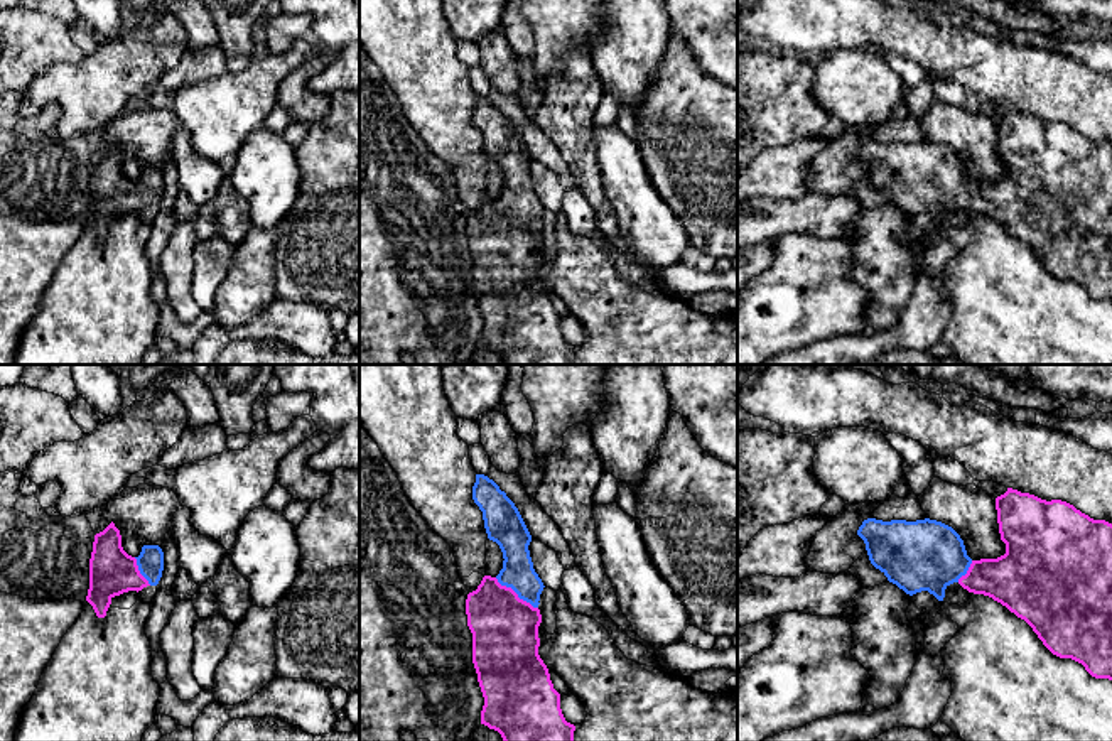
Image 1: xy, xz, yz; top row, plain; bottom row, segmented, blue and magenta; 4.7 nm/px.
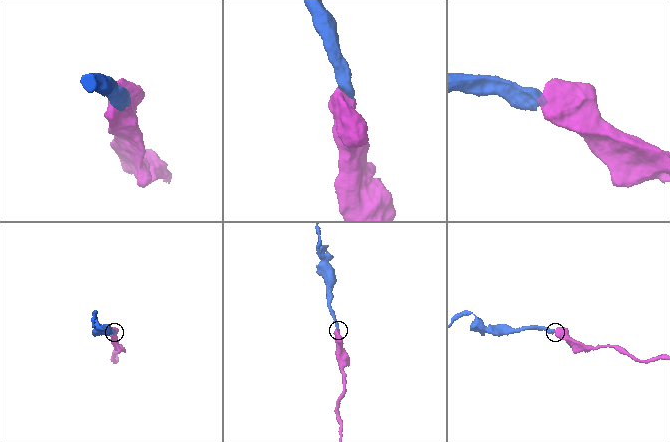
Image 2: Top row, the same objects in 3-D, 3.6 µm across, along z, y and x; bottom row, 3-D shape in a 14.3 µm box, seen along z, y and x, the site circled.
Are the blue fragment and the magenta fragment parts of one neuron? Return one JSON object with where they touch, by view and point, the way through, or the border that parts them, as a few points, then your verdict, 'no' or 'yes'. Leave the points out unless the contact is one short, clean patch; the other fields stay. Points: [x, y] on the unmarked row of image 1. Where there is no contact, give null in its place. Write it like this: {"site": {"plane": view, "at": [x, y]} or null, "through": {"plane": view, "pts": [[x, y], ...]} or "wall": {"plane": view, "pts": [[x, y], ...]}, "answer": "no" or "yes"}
{"site": {"plane": "xz", "at": [517, 215]}, "through": {"plane": "xz", "pts": [[517, 194], [517, 215], [505, 230], [505, 250]]}, "answer": "yes"}

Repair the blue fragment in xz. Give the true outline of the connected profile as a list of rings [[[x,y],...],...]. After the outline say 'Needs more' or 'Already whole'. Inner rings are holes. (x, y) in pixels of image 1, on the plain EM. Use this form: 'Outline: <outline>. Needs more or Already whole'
Outline: [[[476,96],[472,122],[483,133],[488,160],[499,167],[505,181],[499,196],[484,197],[466,221],[472,285],[484,319],[481,346],[498,353],[505,365],[574,365],[575,348],[565,343],[560,316],[553,311],[548,290],[538,277],[542,245],[538,223],[545,208],[530,179],[532,157],[515,125],[488,98]]]. Needs more

